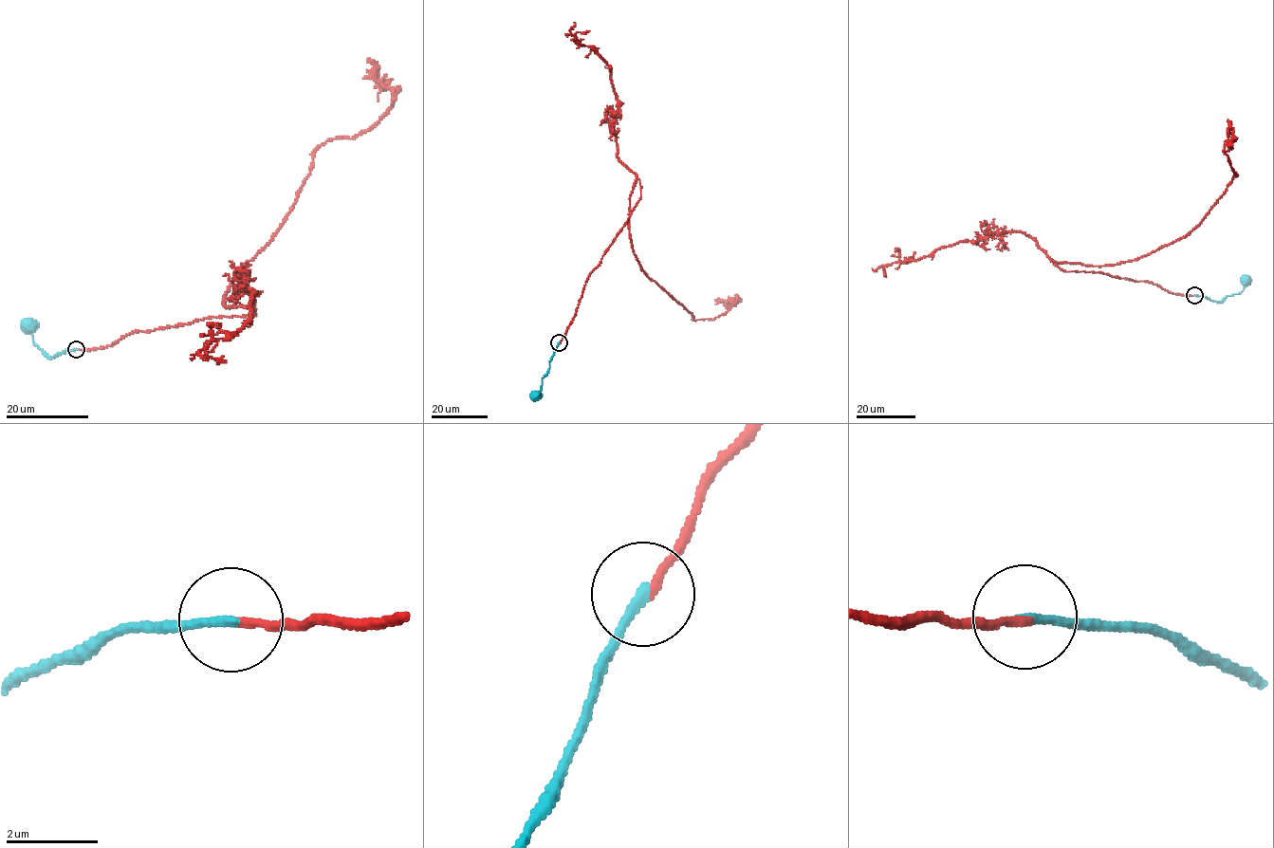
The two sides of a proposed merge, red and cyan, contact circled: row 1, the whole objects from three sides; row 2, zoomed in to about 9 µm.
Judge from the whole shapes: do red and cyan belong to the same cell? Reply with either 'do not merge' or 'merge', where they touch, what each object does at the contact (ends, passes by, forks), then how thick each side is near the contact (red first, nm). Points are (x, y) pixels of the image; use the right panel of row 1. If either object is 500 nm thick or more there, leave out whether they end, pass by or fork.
merge; place (1194, 295); red ends; cyan ends; calibres 170 and 200 nm

